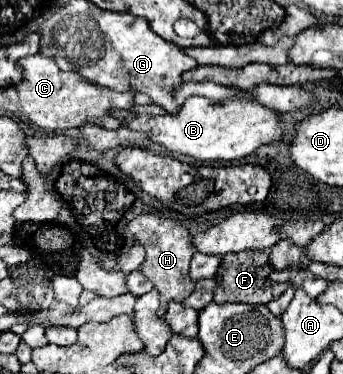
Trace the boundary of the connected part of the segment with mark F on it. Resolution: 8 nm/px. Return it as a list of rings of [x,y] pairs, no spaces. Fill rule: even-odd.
[[[239,252],[239,254],[227,254],[223,256],[221,268],[217,272],[217,290],[215,290],[215,302],[245,302],[245,304],[269,304],[277,296],[281,296],[289,284],[269,282],[269,274],[273,272],[273,266],[267,260],[267,252]]]

